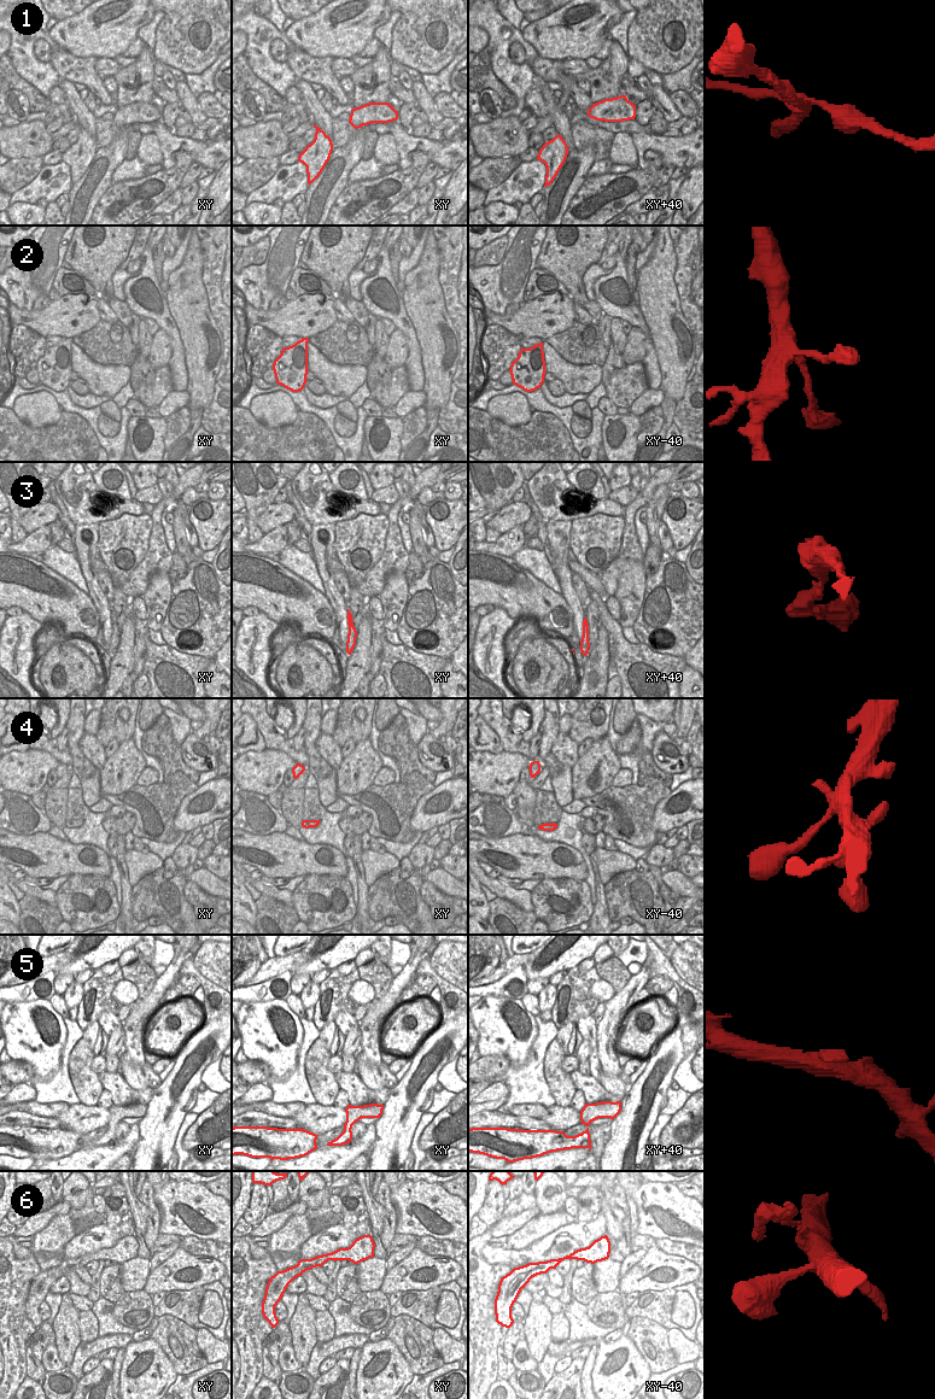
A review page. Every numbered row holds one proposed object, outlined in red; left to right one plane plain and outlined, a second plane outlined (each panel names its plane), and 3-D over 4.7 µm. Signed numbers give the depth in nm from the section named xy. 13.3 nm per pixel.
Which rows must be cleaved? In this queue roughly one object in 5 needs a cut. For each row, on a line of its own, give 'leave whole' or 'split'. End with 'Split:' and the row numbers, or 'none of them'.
1: split
2: leave whole
3: leave whole
4: leave whole
5: leave whole
6: leave whole
Split: 1

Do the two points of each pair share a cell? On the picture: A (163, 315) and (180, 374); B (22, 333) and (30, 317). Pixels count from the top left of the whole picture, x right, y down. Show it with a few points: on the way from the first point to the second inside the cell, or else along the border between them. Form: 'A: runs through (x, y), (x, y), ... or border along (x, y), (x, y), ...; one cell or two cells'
A: runs through (171, 329), (177, 346), (177, 360); one cell
B: border along (12, 327), (24, 325), (45, 338); two cells

